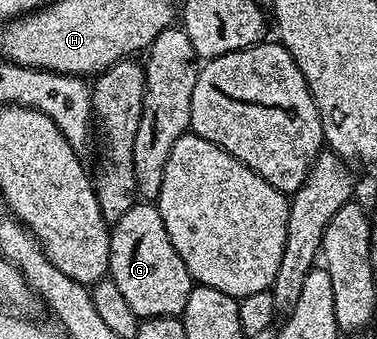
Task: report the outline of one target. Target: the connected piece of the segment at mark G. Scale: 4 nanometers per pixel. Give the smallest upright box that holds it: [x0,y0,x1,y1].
[108,203,195,318]

